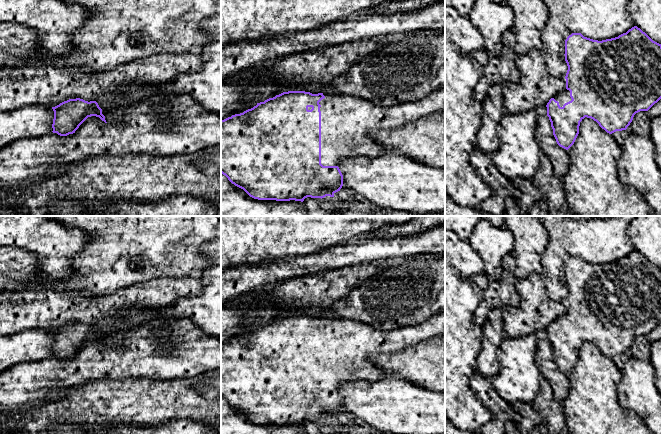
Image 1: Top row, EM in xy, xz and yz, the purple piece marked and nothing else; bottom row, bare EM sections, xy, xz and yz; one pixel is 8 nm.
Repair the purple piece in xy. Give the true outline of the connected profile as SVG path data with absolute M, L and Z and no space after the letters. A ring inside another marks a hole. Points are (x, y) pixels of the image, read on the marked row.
M221 14L205 18L200 29L208 35L206 44L197 52L203 60L200 70L179 75L169 83L132 85L128 91L102 95L90 102L80 98L64 101L52 107L52 132L60 136L73 134L91 116L107 123L111 111L123 110L159 89L190 95L207 112L221 113Z

